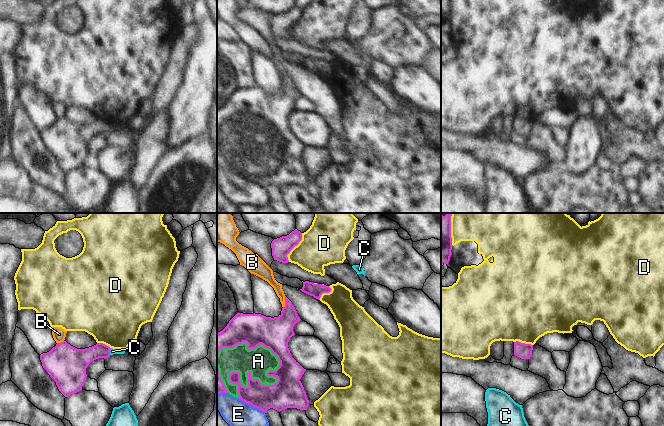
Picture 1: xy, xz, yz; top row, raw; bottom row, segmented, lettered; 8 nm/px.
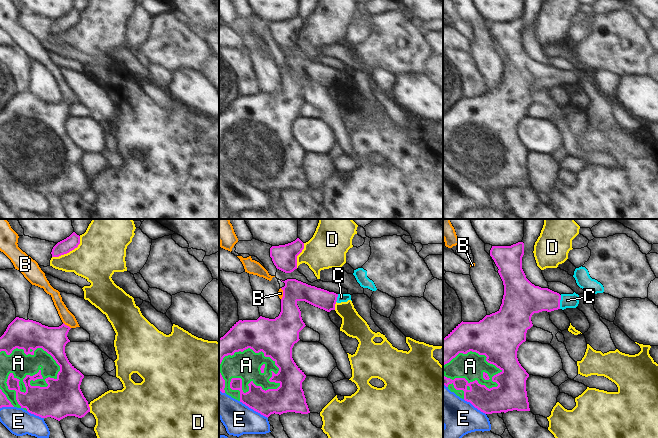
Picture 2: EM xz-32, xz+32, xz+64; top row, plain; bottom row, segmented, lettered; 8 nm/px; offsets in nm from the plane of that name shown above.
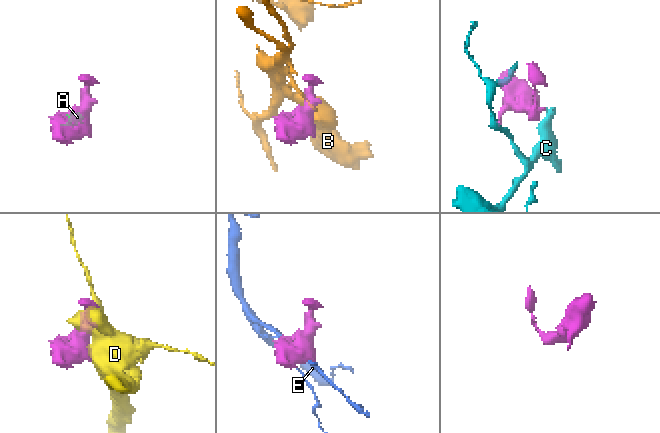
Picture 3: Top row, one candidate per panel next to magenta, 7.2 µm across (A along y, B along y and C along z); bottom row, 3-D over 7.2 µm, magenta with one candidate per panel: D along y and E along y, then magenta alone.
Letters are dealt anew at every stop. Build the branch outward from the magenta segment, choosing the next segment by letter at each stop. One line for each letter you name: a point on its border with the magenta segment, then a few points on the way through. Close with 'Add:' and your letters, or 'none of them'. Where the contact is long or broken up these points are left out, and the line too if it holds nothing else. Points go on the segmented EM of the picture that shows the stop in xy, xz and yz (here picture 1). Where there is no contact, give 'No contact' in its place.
A: Touches magenta at xz (263, 345)
C: Touches magenta at xy (109, 351). Path across: xy (79, 359), (97, 351), (109, 351), (112, 351)
Add: A, C.

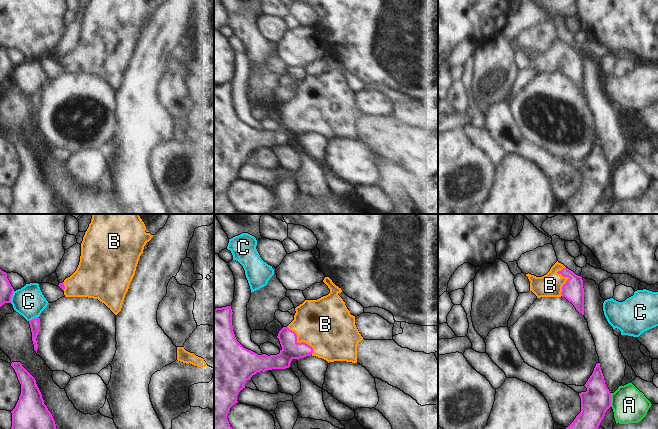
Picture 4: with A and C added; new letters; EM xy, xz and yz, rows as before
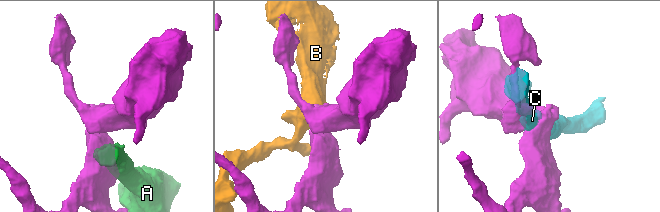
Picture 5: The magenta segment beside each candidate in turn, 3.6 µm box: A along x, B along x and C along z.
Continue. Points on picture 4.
B: Touches magenta at yz (567, 276). Path across: yz (572, 290), (568, 284), (567, 276), (562, 281), (550, 285)
Add: B.

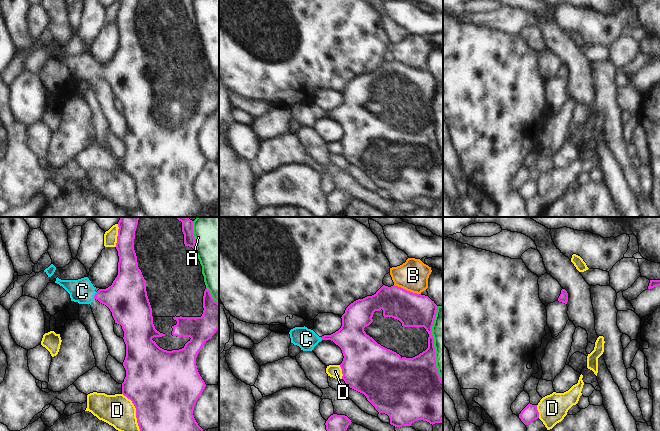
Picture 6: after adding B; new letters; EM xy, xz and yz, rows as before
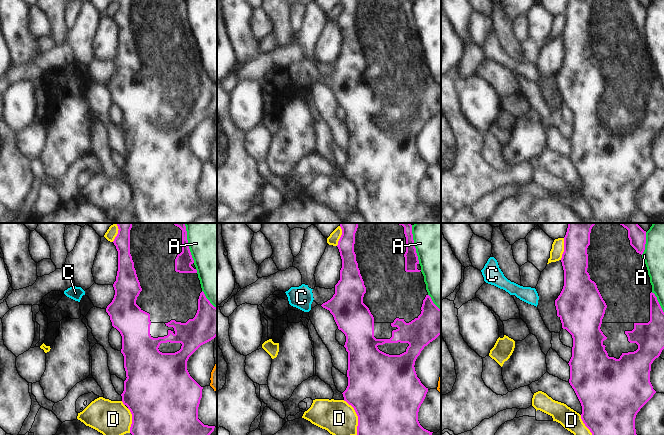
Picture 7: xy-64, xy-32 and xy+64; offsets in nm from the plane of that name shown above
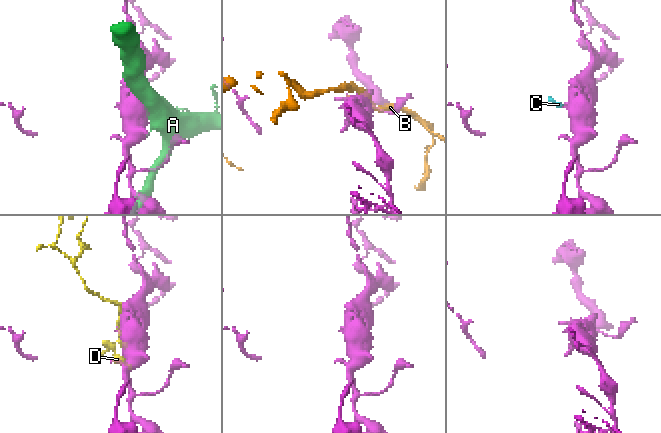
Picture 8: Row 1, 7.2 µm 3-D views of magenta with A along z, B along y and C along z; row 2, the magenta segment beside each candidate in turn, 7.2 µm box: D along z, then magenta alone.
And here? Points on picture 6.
C: Touches magenta at xy (95, 295). Path across: xy (126, 298), (95, 295), (86, 294), (82, 291)
Add: C.

